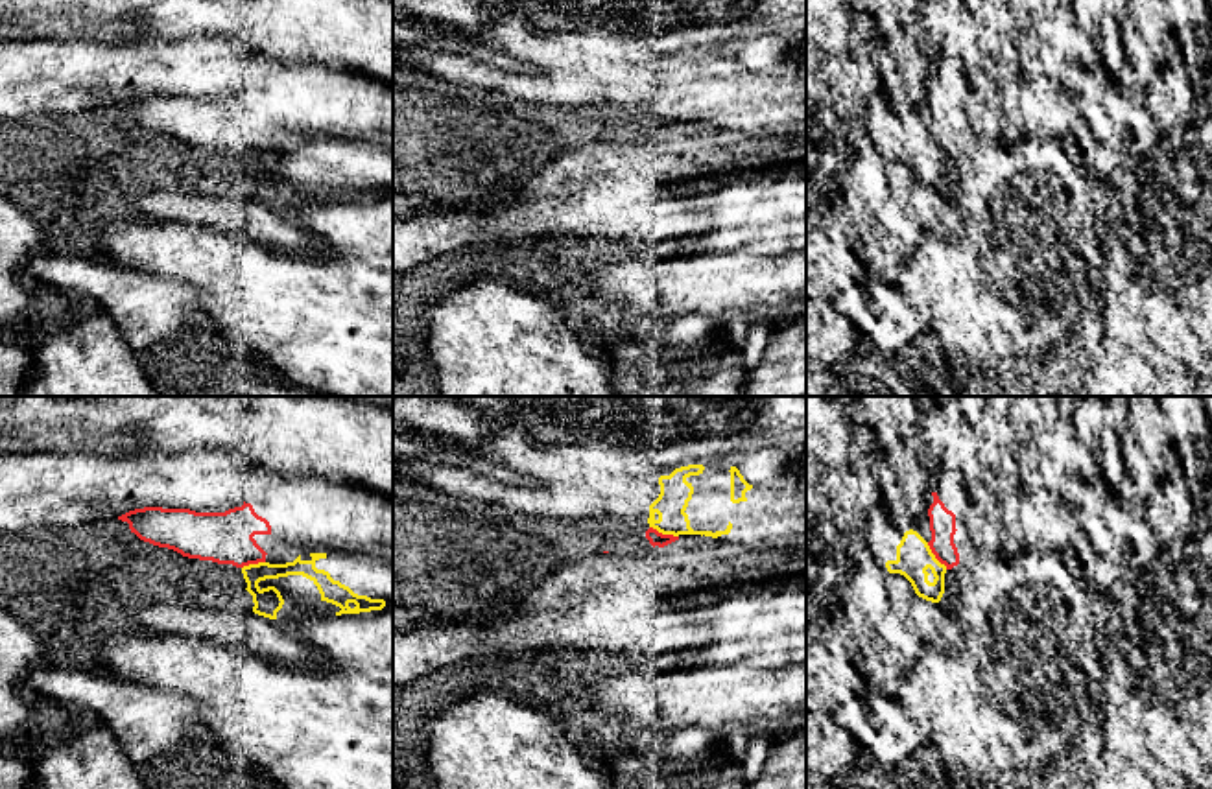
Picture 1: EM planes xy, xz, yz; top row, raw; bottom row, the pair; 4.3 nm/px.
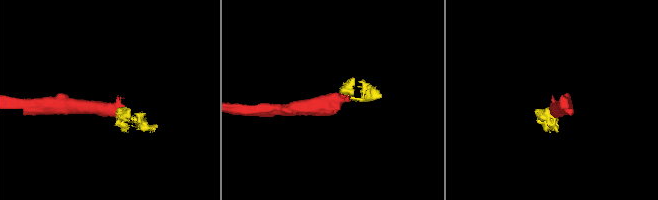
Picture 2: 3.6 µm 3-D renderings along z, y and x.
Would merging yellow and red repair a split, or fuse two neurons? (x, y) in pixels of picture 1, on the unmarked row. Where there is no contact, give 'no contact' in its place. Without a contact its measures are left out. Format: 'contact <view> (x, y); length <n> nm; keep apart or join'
contact xz (665, 120); length 140 nm; keep apart

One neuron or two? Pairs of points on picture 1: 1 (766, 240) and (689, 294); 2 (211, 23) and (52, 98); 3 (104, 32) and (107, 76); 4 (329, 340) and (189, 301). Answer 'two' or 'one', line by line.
1: two
2: two
3: two
4: two

